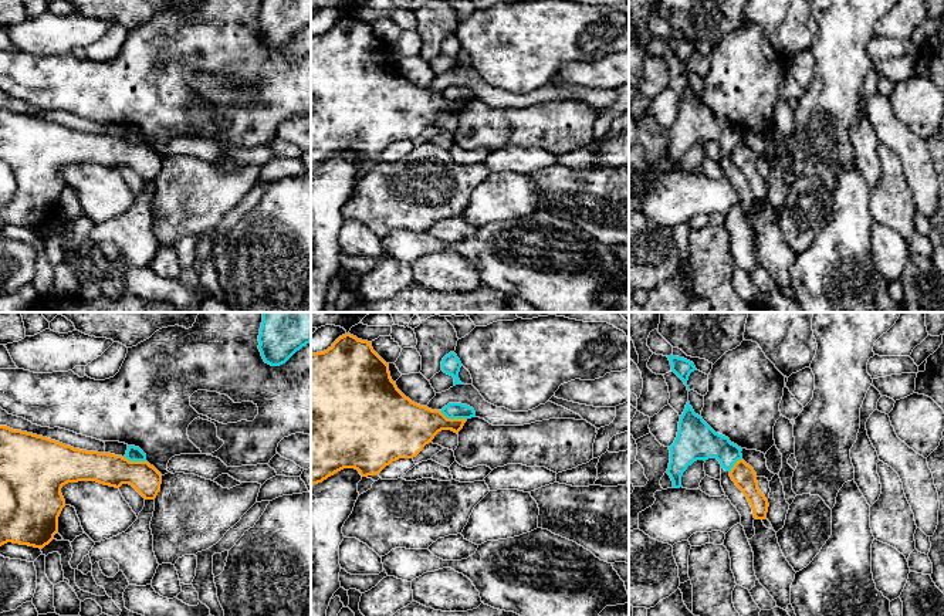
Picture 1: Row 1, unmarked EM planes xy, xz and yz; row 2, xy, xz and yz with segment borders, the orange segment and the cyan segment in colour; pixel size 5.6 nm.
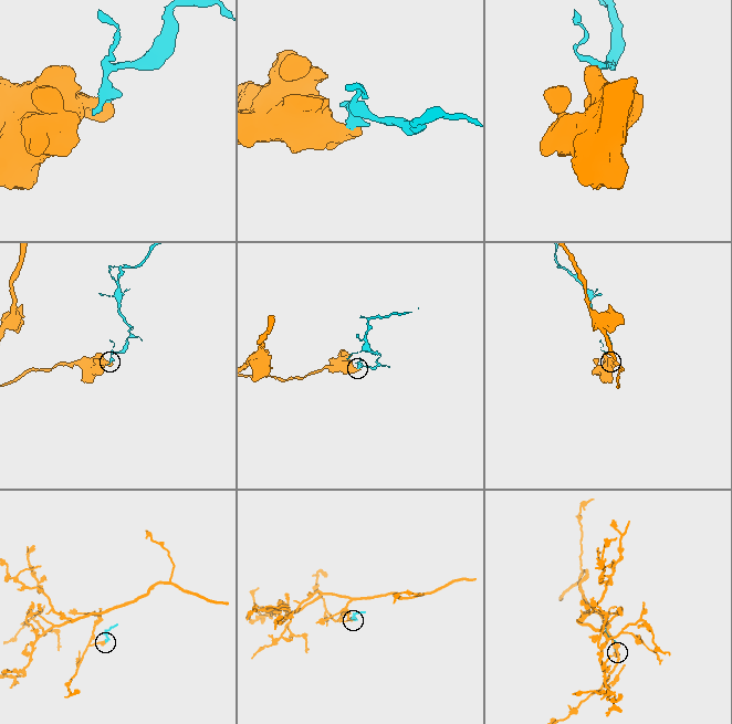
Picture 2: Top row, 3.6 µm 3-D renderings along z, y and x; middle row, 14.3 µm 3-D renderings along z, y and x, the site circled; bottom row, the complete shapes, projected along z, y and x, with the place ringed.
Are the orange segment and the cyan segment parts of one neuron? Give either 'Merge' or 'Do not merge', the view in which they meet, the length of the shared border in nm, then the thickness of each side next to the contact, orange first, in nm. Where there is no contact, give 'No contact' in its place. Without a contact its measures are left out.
Do not merge. Touches orange in xz. Shared border 160 nm. Thickness 260 nm (orange) against 100 nm

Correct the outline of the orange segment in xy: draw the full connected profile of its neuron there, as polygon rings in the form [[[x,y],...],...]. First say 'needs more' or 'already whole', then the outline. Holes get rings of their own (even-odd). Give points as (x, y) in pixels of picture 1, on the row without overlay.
already whole; [[[0,108],[0,229],[13,224],[44,230],[58,214],[58,199],[65,189],[61,170],[68,165],[97,163],[119,170],[132,167],[145,182],[160,173],[162,156],[148,143],[74,131],[33,115]]]

